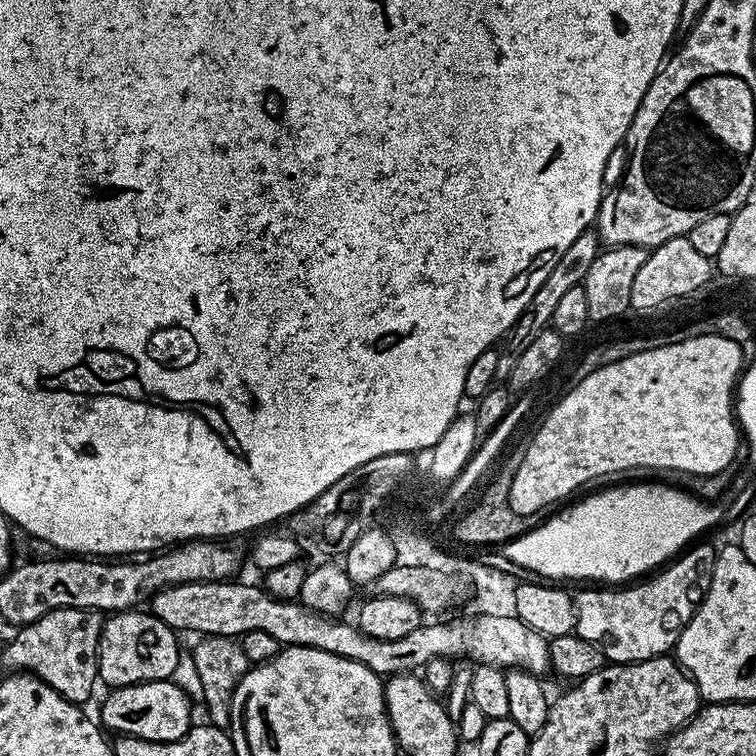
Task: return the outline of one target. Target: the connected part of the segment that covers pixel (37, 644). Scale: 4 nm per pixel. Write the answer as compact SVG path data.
M59 608L48 612L17 631L20 633L4 648L4 664L8 670L23 670L38 677L73 704L83 705L92 687L98 684L100 631L103 625L101 613L83 608Z

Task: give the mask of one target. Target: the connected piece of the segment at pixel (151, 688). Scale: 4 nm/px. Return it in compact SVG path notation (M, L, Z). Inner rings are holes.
M171 679L127 684L111 689L107 694L109 696L100 708L98 720L109 733L116 732L115 734L120 736L133 736L165 744L182 738L188 733L189 728L193 727L193 701L189 700L184 691Z

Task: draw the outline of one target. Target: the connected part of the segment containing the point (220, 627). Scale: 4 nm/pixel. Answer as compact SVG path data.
M235 579L230 580L203 580L202 582L190 582L189 584L175 584L169 588L163 588L157 596L150 601L150 611L166 626L170 626L177 633L200 632L201 637L206 636L231 636L242 638L247 632L261 632L270 634L282 646L302 646L303 648L317 648L326 650L330 654L338 654L342 658L350 658L354 662L362 662L374 674L381 678L390 676L402 676L405 674L419 673L430 661L453 658L452 656L465 656L476 664L492 664L495 668L511 670L520 668L523 672L529 672L532 676L543 677L551 669L550 650L548 649L549 637L538 634L526 622L518 617L490 617L483 614L477 615L477 620L452 620L449 624L421 623L418 630L405 634L403 638L383 640L382 638L370 638L355 623L347 624L344 618L323 616L306 607L305 604L291 600L277 600L271 592L260 588L256 584L236 584Z

